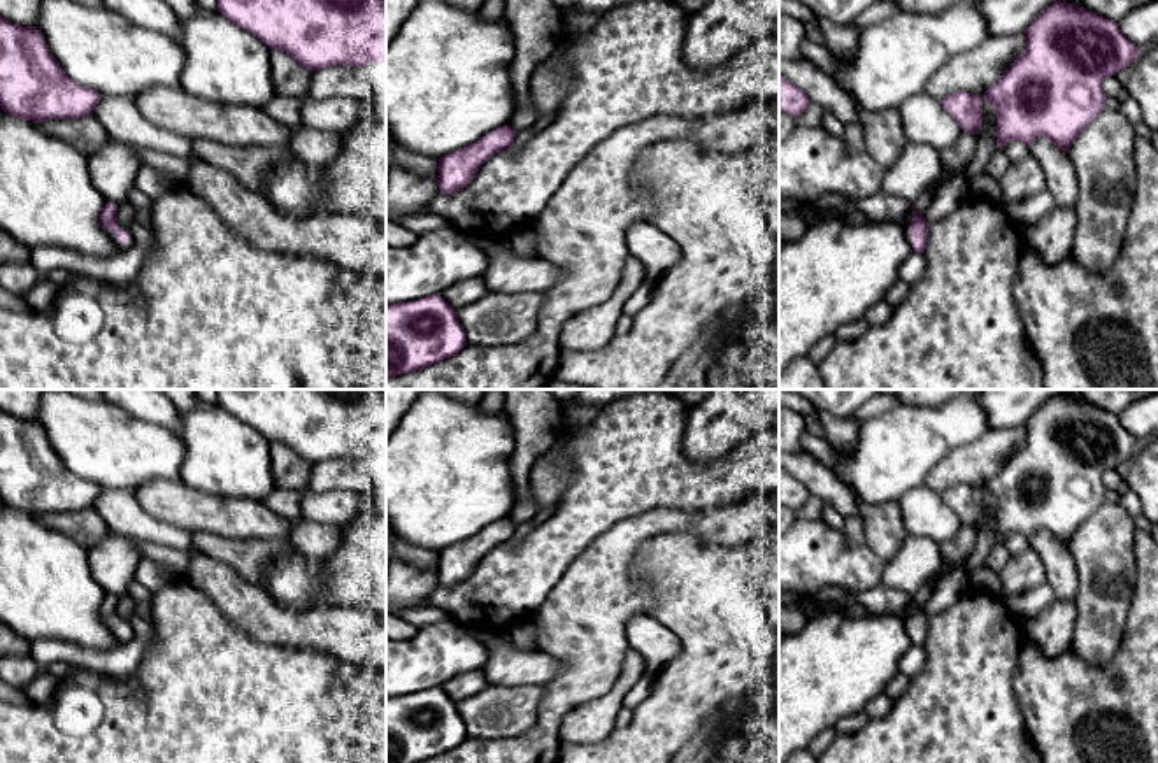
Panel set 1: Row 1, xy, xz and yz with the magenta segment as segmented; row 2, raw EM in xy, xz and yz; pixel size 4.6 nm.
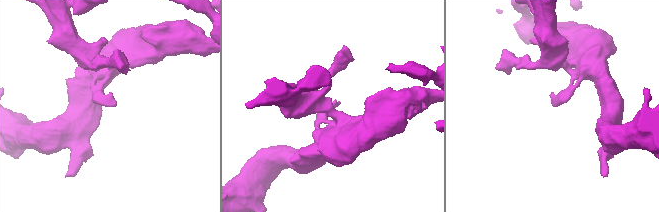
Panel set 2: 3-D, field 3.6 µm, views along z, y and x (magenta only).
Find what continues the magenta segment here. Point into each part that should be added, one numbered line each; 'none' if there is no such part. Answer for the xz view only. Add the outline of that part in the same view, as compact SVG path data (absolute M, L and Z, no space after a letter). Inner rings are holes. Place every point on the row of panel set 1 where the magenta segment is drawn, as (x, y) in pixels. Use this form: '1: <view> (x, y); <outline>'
none

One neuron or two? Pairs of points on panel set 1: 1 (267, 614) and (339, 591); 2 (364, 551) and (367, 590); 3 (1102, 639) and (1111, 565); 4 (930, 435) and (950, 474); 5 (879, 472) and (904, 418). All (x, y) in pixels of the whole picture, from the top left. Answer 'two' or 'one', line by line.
1: two
2: one
3: one
4: two
5: one

